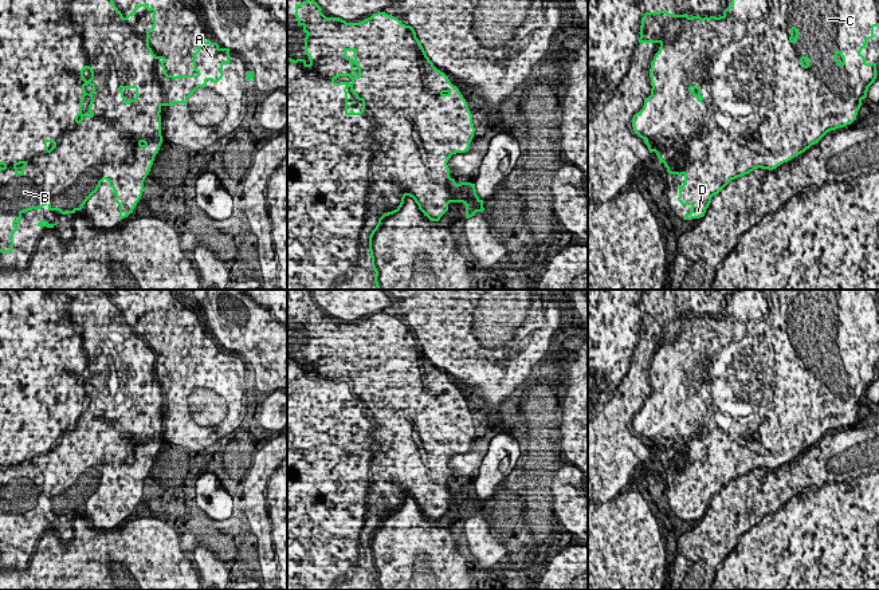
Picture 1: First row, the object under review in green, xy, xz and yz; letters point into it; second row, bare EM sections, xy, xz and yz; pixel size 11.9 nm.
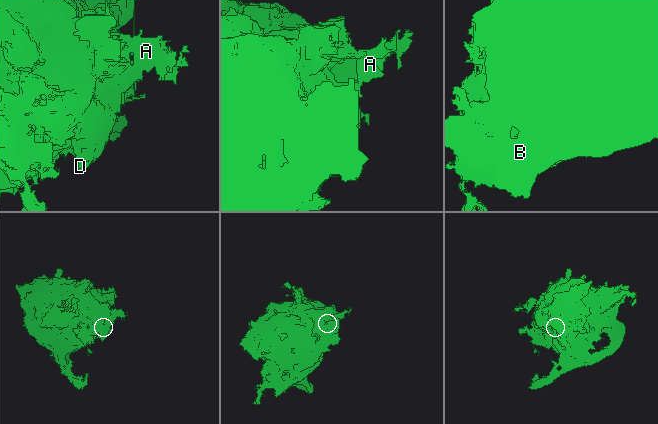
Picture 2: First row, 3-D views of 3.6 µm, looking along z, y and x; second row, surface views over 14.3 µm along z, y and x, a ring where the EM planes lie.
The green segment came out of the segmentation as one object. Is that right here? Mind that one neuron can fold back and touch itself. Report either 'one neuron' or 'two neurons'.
two neurons

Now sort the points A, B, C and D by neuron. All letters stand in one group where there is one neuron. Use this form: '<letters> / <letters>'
A B C / D

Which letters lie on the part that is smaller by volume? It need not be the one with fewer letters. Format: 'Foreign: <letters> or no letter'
Foreign: D

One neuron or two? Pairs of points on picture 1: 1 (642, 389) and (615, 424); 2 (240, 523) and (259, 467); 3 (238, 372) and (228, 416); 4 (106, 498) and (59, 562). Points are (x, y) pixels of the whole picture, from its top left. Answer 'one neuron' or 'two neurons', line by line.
1: one neuron
2: one neuron
3: two neurons
4: two neurons

